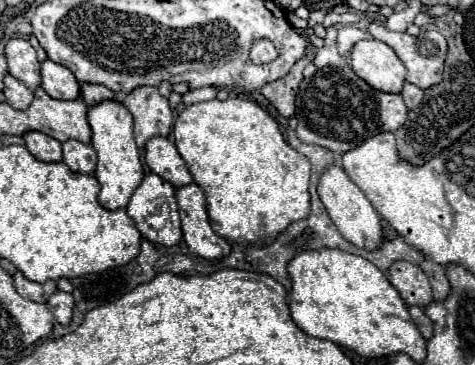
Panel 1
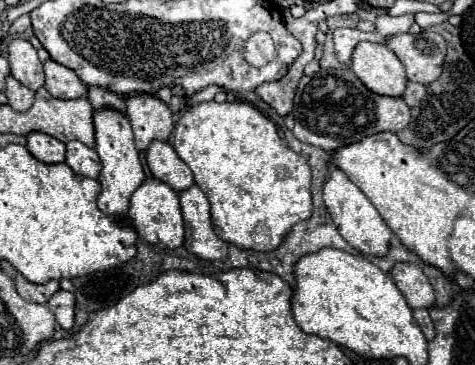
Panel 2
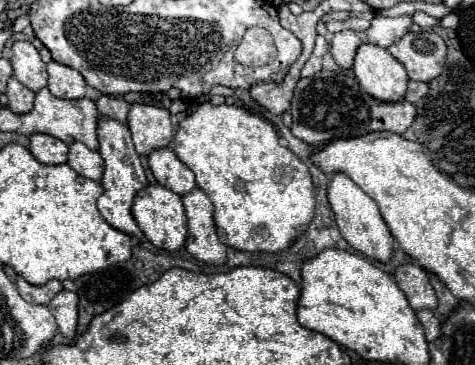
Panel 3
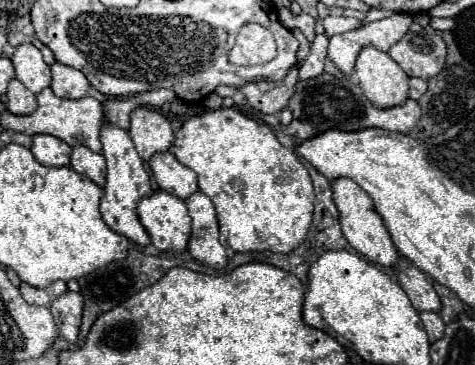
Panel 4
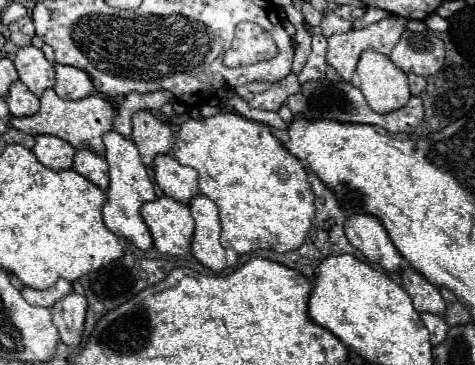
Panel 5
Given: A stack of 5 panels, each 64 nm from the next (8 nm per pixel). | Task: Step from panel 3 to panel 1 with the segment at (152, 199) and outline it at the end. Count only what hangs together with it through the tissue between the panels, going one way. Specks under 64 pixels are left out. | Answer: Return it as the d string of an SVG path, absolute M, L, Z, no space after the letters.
M150 172L144 176L142 184L134 190L128 206L126 206L128 216L136 222L136 228L142 232L144 238L148 238L154 244L162 244L162 246L174 246L180 242L182 238L182 230L180 230L180 218L178 218L178 204L176 204L176 196L174 196L174 186L170 182L166 182L164 178L160 178L158 174Z

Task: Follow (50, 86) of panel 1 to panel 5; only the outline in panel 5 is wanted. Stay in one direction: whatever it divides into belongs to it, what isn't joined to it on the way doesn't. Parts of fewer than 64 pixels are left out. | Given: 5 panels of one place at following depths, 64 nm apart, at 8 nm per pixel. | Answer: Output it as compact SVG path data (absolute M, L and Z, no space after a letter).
M56 64L54 70L56 70L54 92L60 98L78 100L78 98L86 98L94 92L94 86L84 70L74 68L74 66L64 66L64 64Z

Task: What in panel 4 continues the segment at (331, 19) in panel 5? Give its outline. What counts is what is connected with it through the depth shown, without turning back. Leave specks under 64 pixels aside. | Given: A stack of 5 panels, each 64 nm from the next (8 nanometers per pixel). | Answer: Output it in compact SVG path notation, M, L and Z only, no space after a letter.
M328 16L328 18L324 18L322 24L324 24L324 30L326 30L326 36L328 36L328 38L334 36L334 34L342 34L342 32L356 30L356 28L364 26L362 20L358 20L358 18L344 18L344 16L340 16L340 18Z

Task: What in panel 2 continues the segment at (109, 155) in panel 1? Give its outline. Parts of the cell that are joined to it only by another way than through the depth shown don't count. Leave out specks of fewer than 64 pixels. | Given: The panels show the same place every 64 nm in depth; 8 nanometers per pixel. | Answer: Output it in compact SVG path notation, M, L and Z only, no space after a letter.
M114 108L94 110L94 132L96 132L96 152L102 160L102 170L98 176L98 182L102 186L102 192L98 196L98 208L108 216L116 216L116 214L126 216L132 192L146 178L138 158L138 150L134 146L130 118L126 116L126 112L120 112Z

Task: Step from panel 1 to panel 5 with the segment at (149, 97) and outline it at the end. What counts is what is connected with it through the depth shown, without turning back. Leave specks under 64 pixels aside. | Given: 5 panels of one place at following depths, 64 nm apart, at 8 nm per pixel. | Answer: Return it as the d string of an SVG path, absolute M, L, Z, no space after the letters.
M138 110L132 116L132 140L146 166L152 166L156 154L168 154L172 146L172 132L166 122L148 110Z

